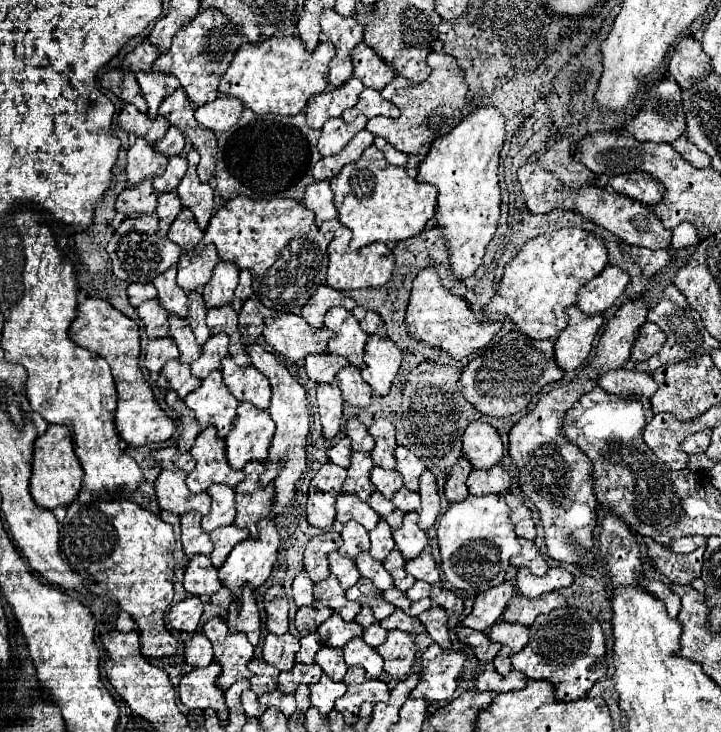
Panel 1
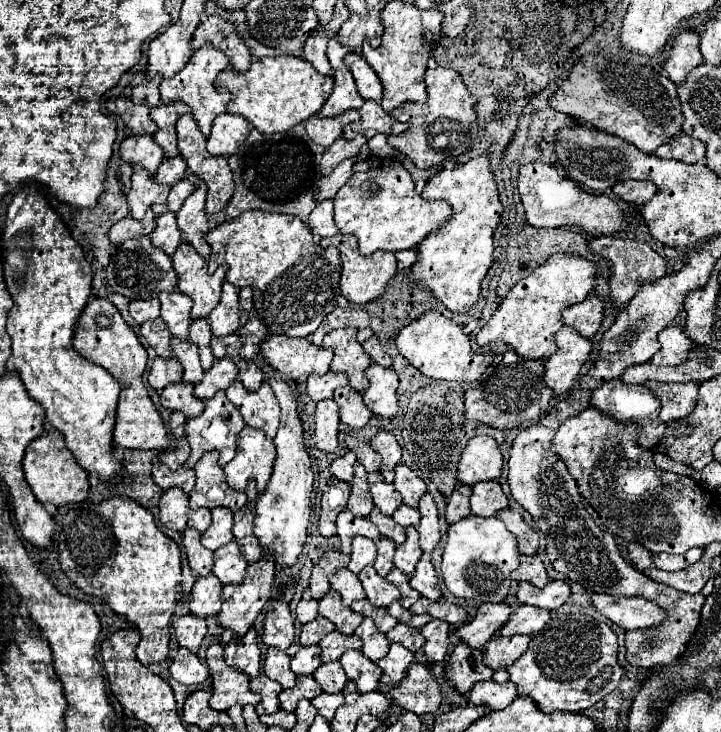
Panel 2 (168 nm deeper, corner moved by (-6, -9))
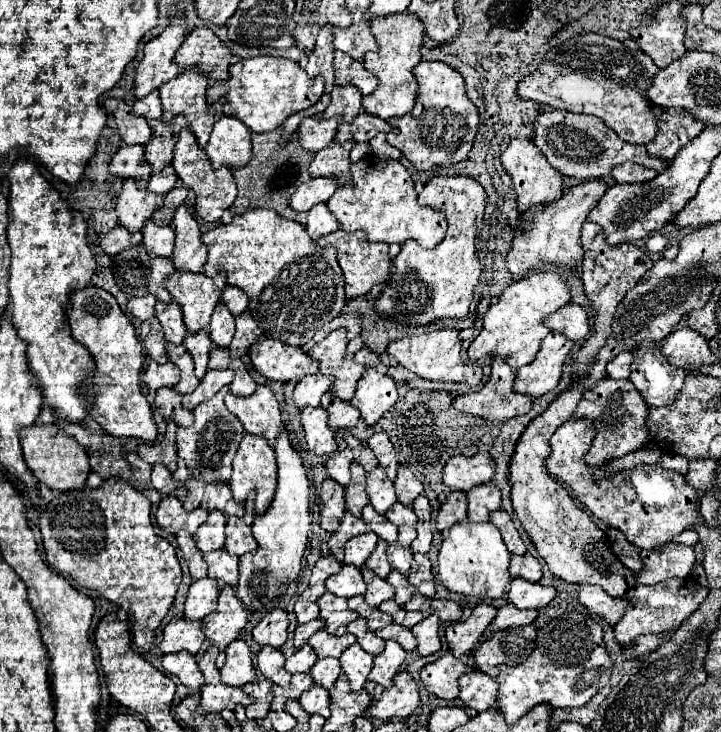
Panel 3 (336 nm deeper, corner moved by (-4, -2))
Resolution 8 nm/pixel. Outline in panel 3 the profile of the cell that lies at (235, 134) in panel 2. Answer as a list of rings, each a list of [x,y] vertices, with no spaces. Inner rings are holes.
[[[222,116],[210,134],[210,140],[204,146],[214,168],[244,166],[252,156],[250,130],[242,120],[234,116]]]

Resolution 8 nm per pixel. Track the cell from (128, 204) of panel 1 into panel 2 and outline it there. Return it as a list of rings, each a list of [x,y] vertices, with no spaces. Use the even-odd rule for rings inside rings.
[[[148,211],[148,215],[142,221],[132,219],[130,215],[120,219],[116,225],[112,225],[112,229],[108,231],[108,239],[112,245],[122,245],[128,239],[138,239],[138,237],[148,237],[156,227],[156,217],[152,211]]]

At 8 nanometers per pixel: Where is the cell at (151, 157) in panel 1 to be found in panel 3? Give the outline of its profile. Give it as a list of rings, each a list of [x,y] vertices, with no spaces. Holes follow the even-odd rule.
[[[124,180],[122,194],[118,196],[116,212],[118,220],[128,232],[142,230],[144,222],[152,218],[152,212],[162,206],[164,196],[154,196],[154,192],[148,192],[146,188],[138,188],[134,180]]]

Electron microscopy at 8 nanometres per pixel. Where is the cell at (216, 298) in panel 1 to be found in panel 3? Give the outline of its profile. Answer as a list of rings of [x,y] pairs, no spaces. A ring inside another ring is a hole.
[[[218,302],[208,326],[210,338],[216,346],[230,346],[230,340],[234,336],[234,316],[230,314],[230,310],[226,308],[224,302]]]

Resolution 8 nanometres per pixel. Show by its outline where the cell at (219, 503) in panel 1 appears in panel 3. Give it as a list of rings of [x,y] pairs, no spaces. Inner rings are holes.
[[[210,512],[208,520],[194,534],[194,542],[202,552],[224,548],[224,526],[226,516],[222,512]]]

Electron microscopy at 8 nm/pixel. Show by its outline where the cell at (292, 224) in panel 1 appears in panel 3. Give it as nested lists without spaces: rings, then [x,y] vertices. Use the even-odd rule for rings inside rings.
[[[254,208],[244,212],[242,216],[234,216],[230,224],[218,224],[210,232],[202,236],[202,242],[208,246],[208,259],[204,273],[214,277],[226,272],[226,280],[230,286],[242,288],[250,298],[250,314],[264,328],[262,332],[268,338],[280,340],[284,344],[304,346],[312,340],[312,336],[334,316],[340,314],[346,294],[344,294],[344,276],[336,260],[334,248],[320,248],[306,228],[296,220],[286,220],[278,216],[278,212],[268,208]]]

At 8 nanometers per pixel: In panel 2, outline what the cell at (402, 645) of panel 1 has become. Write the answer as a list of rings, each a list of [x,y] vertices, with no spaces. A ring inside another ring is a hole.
[[[390,645],[390,651],[386,657],[378,661],[378,667],[382,669],[380,681],[386,685],[396,685],[404,679],[408,673],[408,667],[412,663],[412,653],[402,645]]]

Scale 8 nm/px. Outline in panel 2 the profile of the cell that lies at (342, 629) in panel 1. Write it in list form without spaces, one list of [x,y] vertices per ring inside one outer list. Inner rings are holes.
[[[338,631],[328,633],[318,645],[320,645],[320,649],[322,649],[322,651],[320,651],[320,661],[322,661],[322,663],[338,661],[344,651],[348,651],[348,649],[360,649],[360,647],[362,647],[362,643],[360,643],[360,639],[358,639],[356,635],[346,637],[346,635],[340,635]]]

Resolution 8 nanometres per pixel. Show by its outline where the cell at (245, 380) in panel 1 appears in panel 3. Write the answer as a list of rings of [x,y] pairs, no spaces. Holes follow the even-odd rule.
[[[266,384],[258,386],[256,392],[248,398],[234,396],[232,392],[228,392],[226,406],[230,412],[234,412],[240,418],[246,432],[260,434],[268,440],[270,446],[274,446],[282,418],[280,418],[278,400]]]

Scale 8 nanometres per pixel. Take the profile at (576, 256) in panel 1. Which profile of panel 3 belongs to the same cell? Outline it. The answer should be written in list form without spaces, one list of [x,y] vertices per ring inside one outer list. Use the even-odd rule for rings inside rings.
[[[554,270],[546,272],[534,272],[518,282],[512,282],[496,304],[488,308],[484,314],[484,328],[474,338],[474,342],[468,348],[470,360],[480,360],[482,356],[502,356],[506,364],[520,368],[524,364],[530,364],[540,348],[540,342],[550,334],[548,328],[544,328],[542,318],[556,312],[564,304],[568,304],[572,298],[568,282]]]

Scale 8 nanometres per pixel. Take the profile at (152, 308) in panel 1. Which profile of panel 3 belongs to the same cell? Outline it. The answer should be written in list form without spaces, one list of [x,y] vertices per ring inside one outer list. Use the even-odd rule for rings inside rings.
[[[150,318],[150,320],[142,322],[140,338],[142,338],[150,358],[154,358],[158,364],[164,364],[166,362],[166,338],[164,338],[158,318]]]

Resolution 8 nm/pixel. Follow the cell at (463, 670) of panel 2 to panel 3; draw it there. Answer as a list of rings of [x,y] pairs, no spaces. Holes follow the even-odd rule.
[[[448,650],[442,658],[426,664],[420,670],[420,680],[428,692],[436,694],[438,698],[452,700],[458,698],[458,678],[470,670],[476,670],[474,652],[466,652],[460,658],[454,658],[454,654]]]

